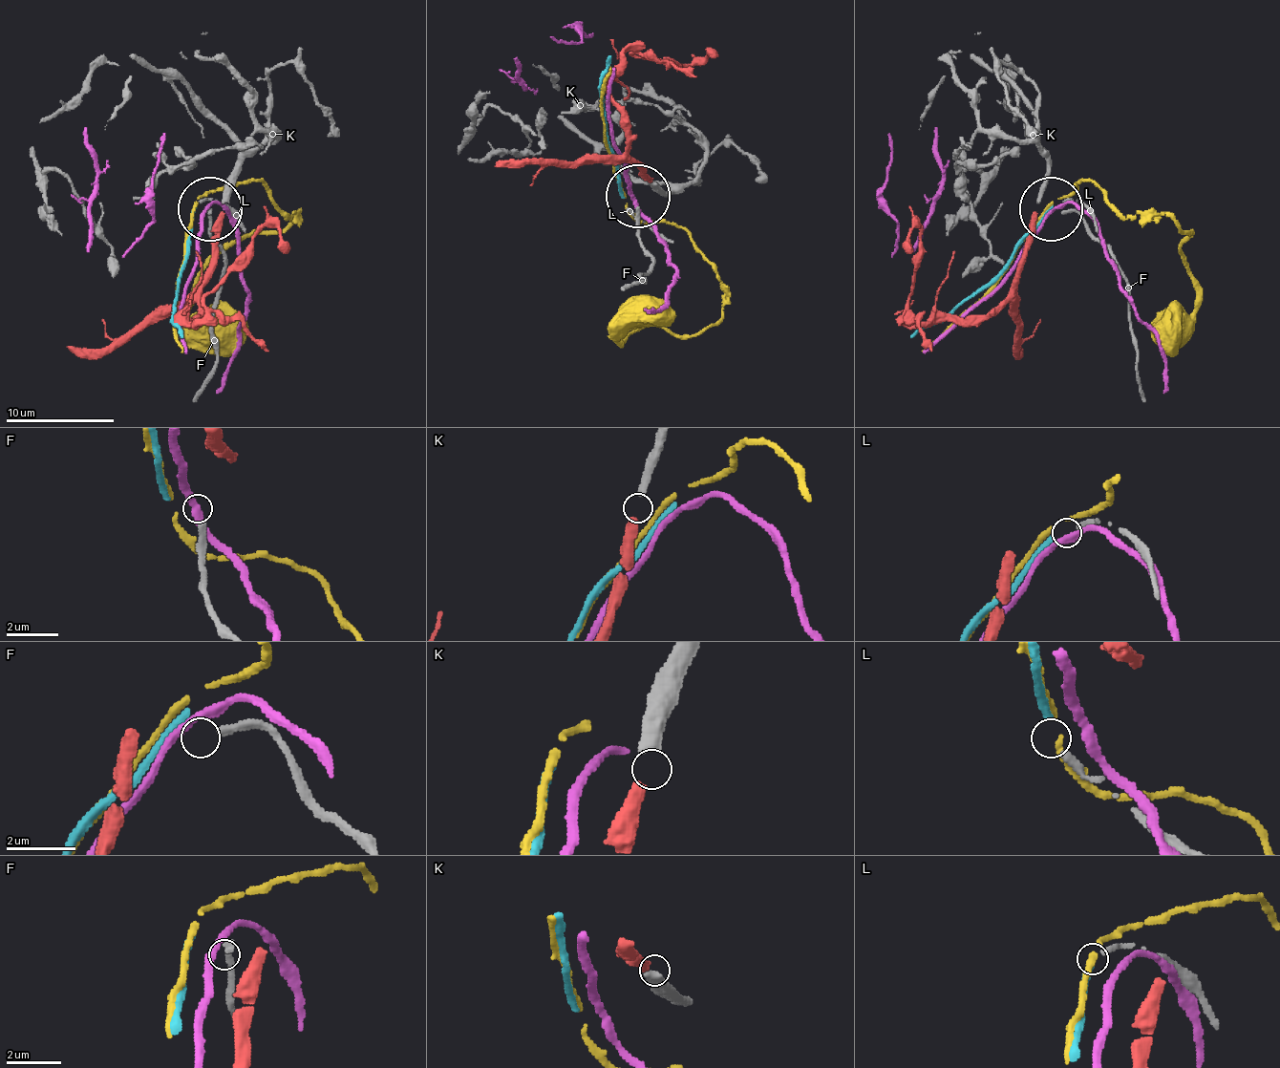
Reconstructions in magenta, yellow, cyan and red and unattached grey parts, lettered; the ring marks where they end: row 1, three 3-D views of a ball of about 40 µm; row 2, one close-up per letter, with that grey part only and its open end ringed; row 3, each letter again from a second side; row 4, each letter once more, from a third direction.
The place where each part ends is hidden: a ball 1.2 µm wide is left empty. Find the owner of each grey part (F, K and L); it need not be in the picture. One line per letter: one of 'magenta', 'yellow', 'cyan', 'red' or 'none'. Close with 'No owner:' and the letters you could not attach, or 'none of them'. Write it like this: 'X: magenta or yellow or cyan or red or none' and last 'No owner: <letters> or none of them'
F: none
K: red
L: cyan
No owner: F

